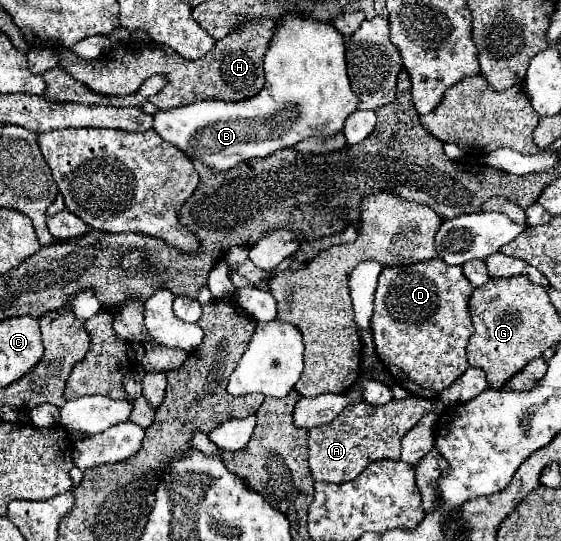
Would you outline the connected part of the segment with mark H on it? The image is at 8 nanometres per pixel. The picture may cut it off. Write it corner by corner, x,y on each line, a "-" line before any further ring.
245,20
237,24
237,28
229,36
217,40
213,50
199,60
181,58
169,46
157,42
143,44
141,48
131,48
131,42
125,42
117,44
117,48
105,52
105,56
99,56
95,60
85,60
75,52
63,50
59,52
59,66
67,70
75,80
89,86
93,92
107,96
133,94
139,90
145,78
153,74
163,74
167,78
167,86
159,94
149,98
149,102
155,104
159,110
169,110
175,106
213,98
237,102
255,96
263,88
263,56
273,32
275,20

